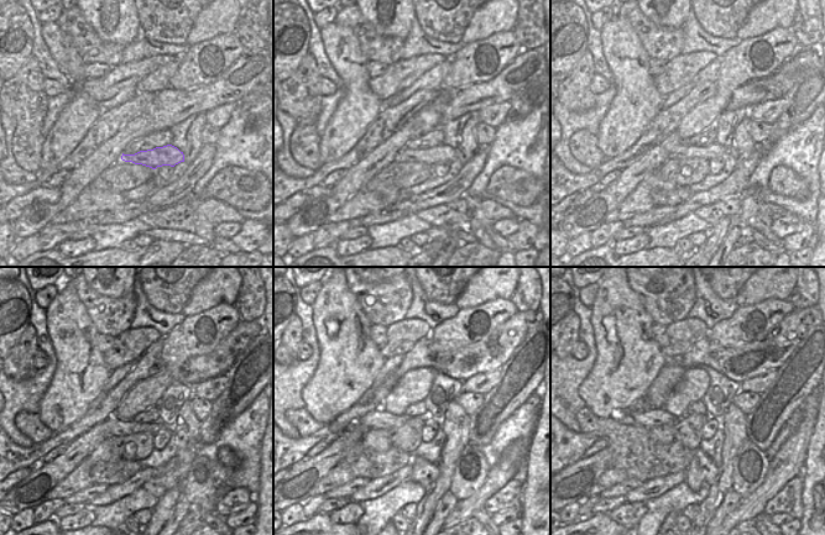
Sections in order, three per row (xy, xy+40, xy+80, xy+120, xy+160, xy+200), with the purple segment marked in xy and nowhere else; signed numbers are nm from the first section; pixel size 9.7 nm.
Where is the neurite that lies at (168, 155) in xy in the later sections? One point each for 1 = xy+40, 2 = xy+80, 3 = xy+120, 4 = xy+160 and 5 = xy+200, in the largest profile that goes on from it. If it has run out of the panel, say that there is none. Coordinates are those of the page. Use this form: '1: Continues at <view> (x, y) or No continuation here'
1: Continues at xy+40 (432, 156)
2: Continues at xy+80 (684, 151)
3: Continues at xy+120 (115, 426)
4: Continues at xy+160 (379, 418)
5: Continues at xy+200 (652, 418)

